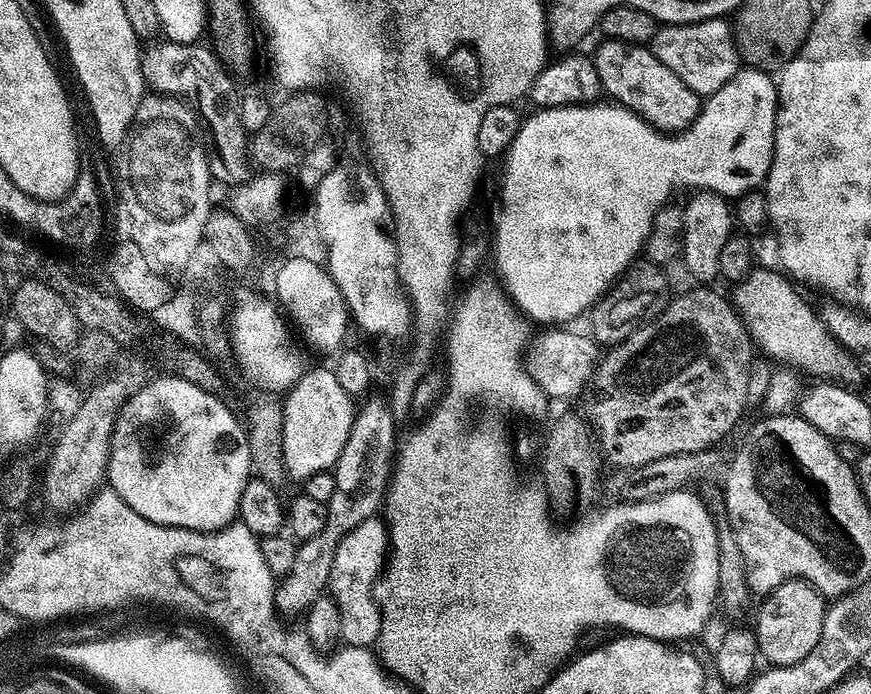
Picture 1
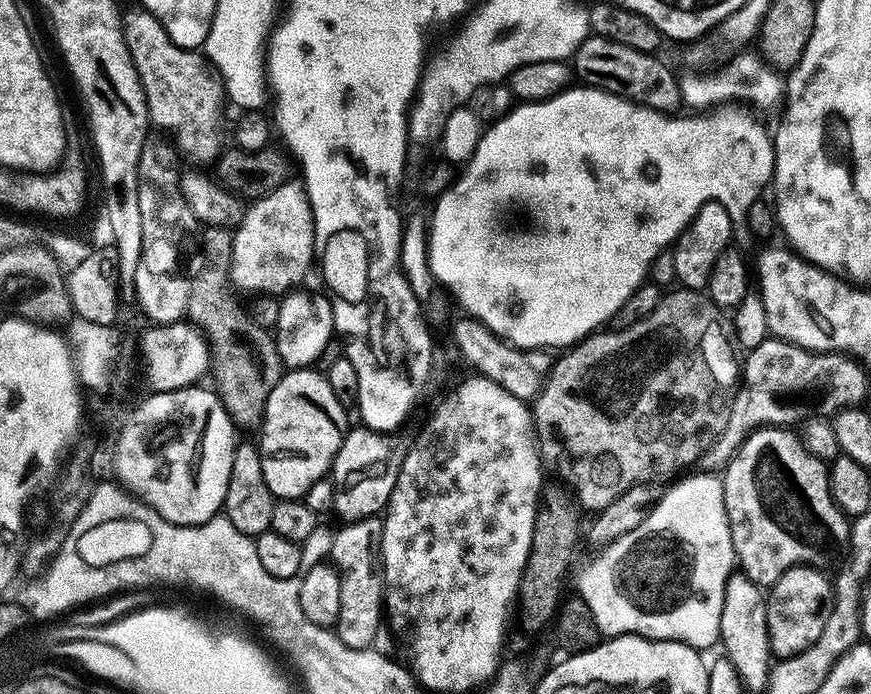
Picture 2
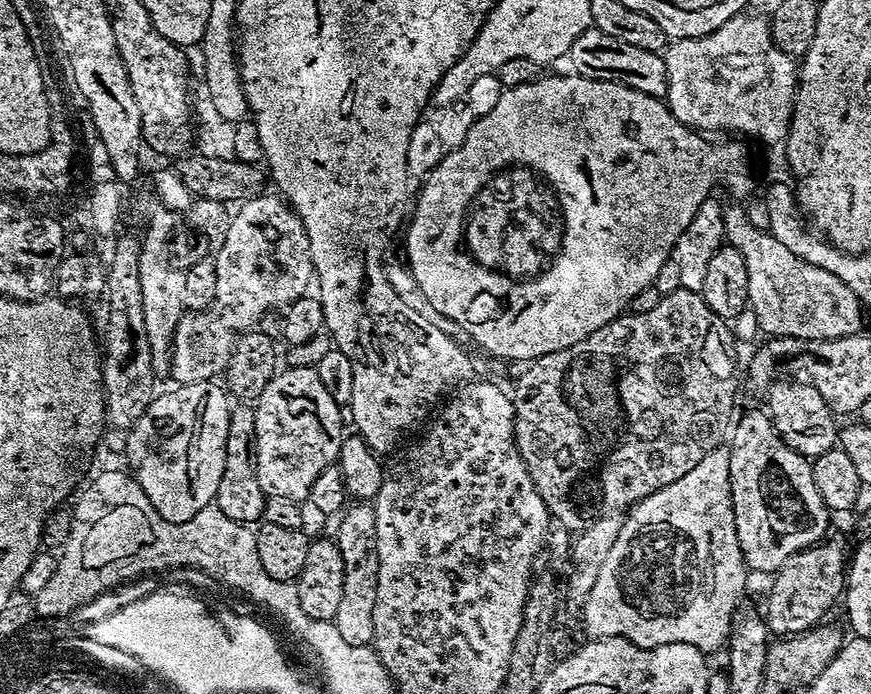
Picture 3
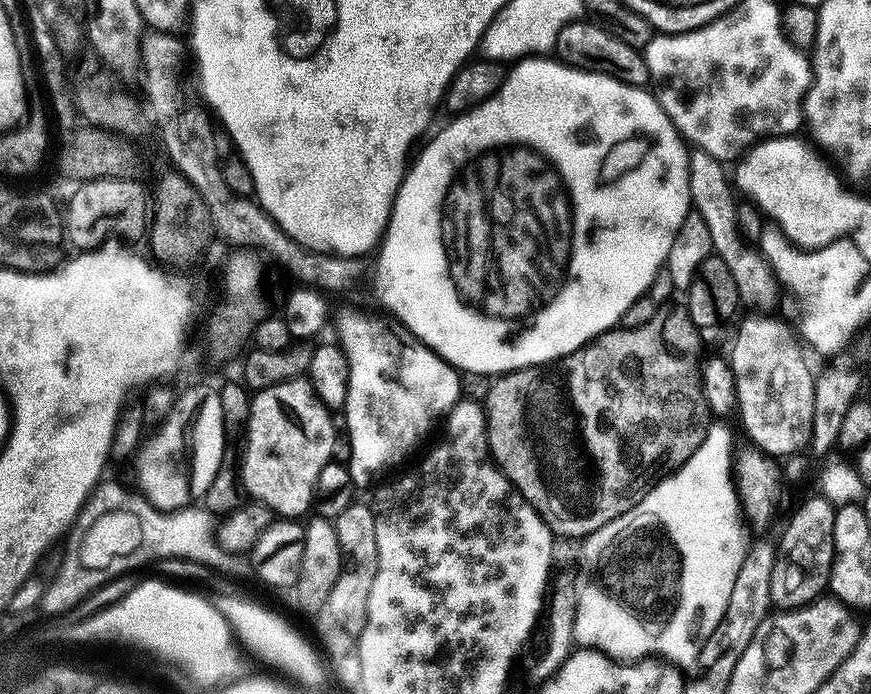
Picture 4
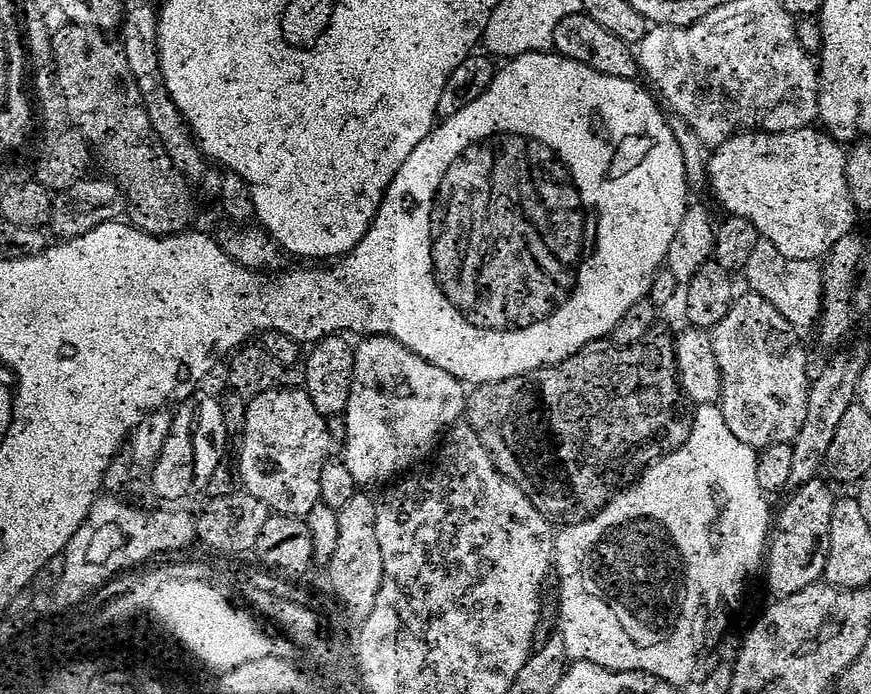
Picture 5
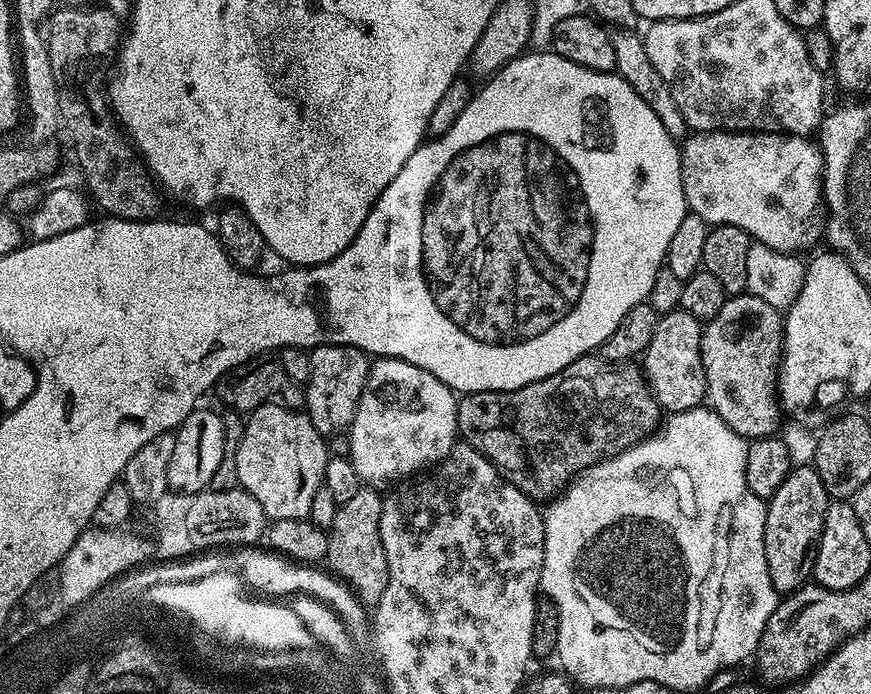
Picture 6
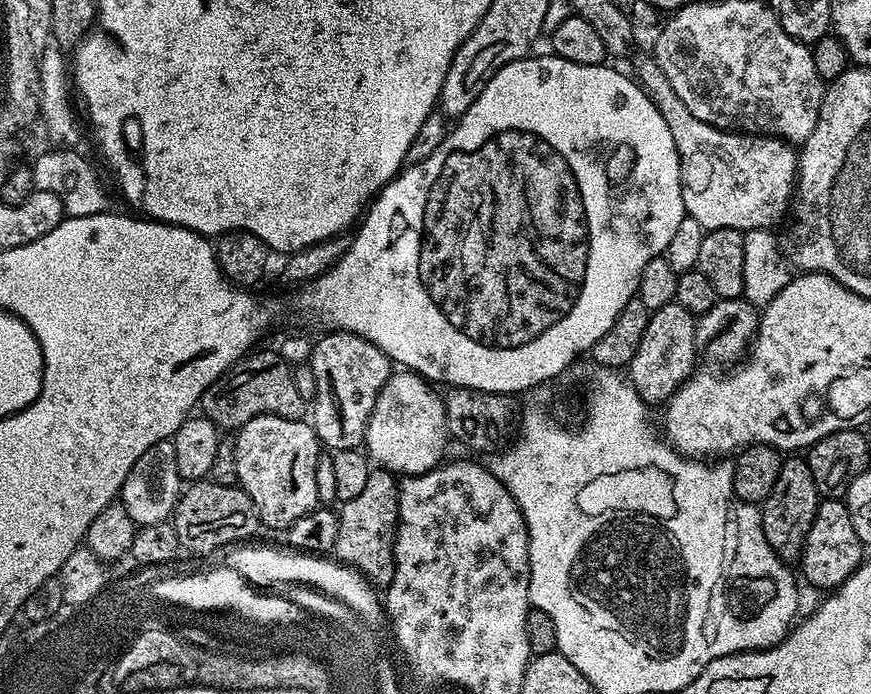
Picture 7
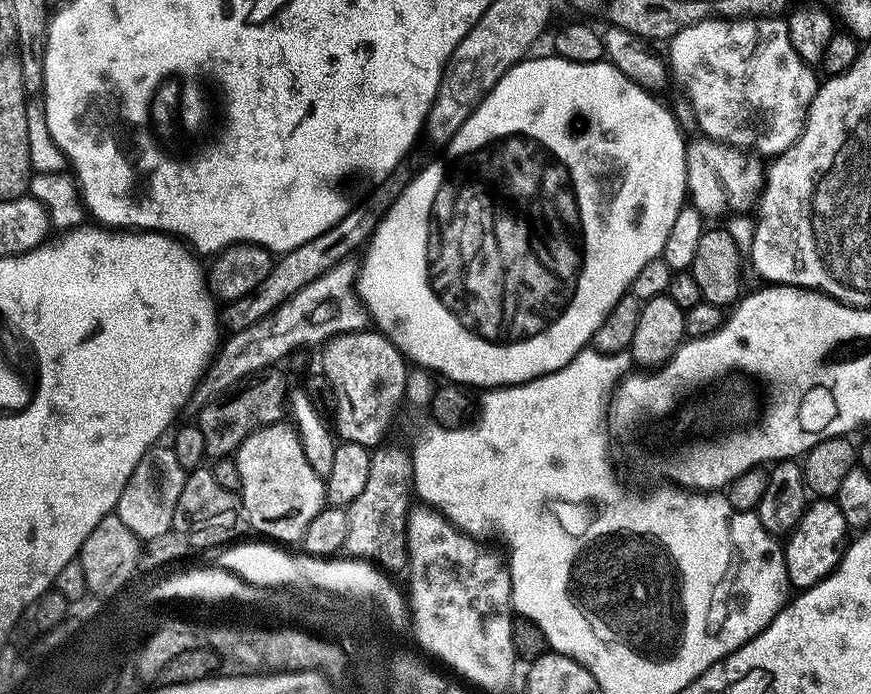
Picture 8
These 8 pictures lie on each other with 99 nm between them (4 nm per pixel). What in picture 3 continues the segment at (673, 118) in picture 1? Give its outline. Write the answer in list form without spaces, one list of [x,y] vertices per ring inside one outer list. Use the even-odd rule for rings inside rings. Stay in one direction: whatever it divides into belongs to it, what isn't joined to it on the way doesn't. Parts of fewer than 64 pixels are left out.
[[[588,28],[578,34],[578,38],[574,38],[574,46],[570,46],[567,59],[572,60],[571,71],[577,76],[614,82],[657,98],[667,97],[666,62],[661,53],[629,46],[627,42],[618,42],[618,38],[610,38],[610,34],[602,34],[602,30],[597,28]]]

